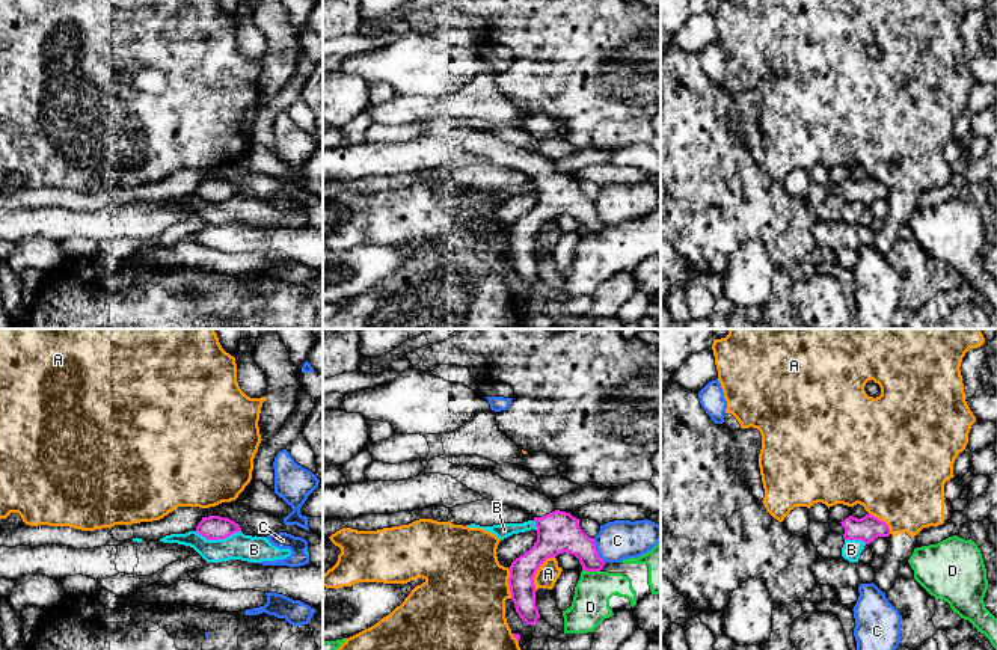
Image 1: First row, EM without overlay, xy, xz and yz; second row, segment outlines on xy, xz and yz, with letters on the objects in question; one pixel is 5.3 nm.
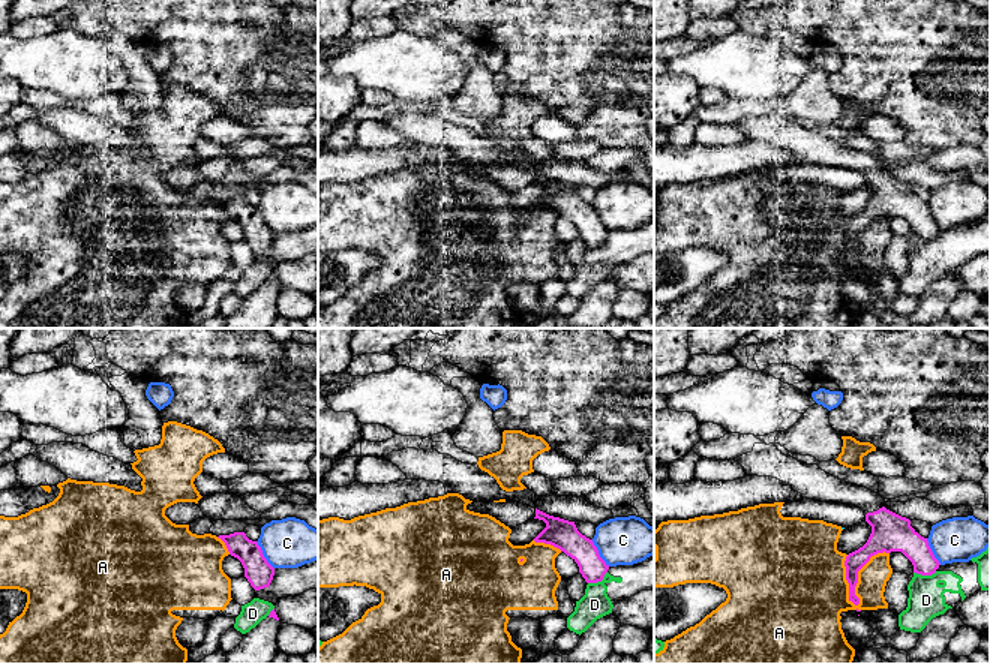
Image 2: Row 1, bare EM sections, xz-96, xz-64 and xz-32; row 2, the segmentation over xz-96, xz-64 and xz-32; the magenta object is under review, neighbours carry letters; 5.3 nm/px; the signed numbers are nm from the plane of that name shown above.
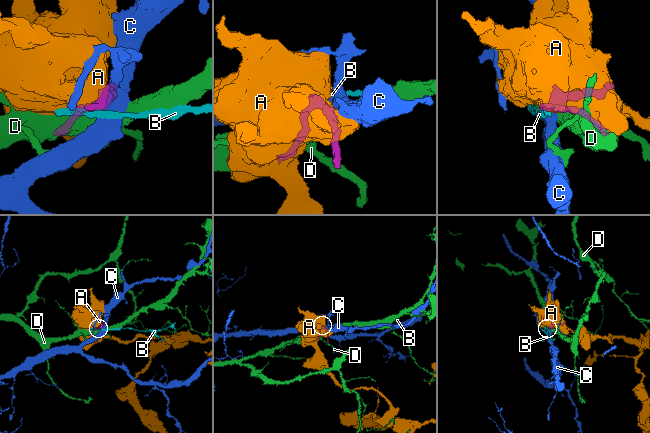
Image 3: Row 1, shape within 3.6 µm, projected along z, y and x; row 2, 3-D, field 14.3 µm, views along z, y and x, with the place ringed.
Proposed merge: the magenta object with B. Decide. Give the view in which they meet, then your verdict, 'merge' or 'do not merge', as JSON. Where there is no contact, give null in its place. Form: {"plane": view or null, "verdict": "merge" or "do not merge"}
{"plane": "xy", "verdict": "do not merge"}

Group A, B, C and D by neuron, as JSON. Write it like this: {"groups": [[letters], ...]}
{"groups": [["A"], ["B"], ["C"], ["D"]]}

